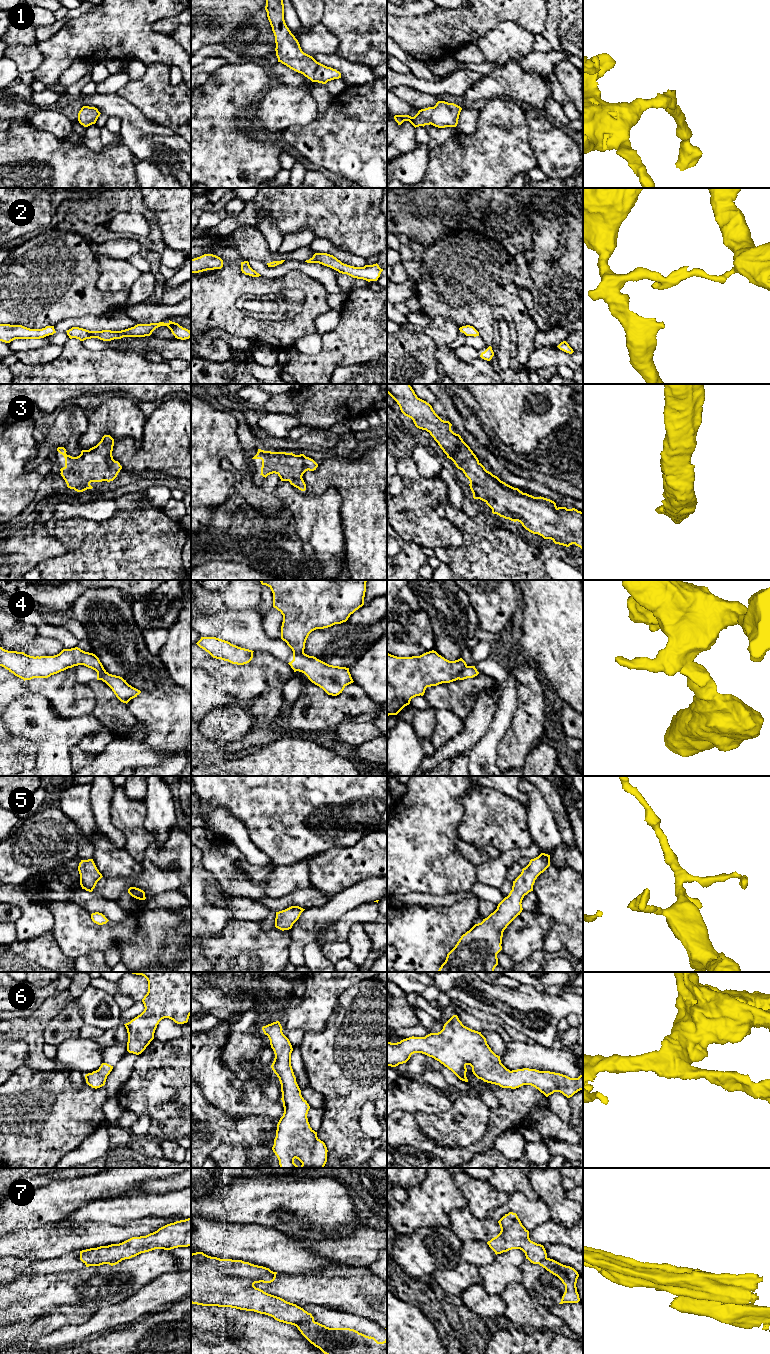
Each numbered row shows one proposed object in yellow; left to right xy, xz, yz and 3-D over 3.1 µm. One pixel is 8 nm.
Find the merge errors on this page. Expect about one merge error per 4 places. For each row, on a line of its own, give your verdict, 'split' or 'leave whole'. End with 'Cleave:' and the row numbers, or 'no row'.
1: leave whole
2: split
3: leave whole
4: split
5: leave whole
6: leave whole
7: split
Cleave: 2, 4, 7

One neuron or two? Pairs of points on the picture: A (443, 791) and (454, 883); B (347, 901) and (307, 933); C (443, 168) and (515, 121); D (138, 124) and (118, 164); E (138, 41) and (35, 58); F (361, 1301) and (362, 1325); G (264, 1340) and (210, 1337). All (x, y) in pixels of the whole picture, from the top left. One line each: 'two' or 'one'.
A: one
B: one
C: one
D: two
E: two
F: two
G: two

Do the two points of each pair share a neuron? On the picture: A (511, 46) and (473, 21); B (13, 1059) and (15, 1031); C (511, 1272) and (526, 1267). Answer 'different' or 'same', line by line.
A: different
B: different
C: different

